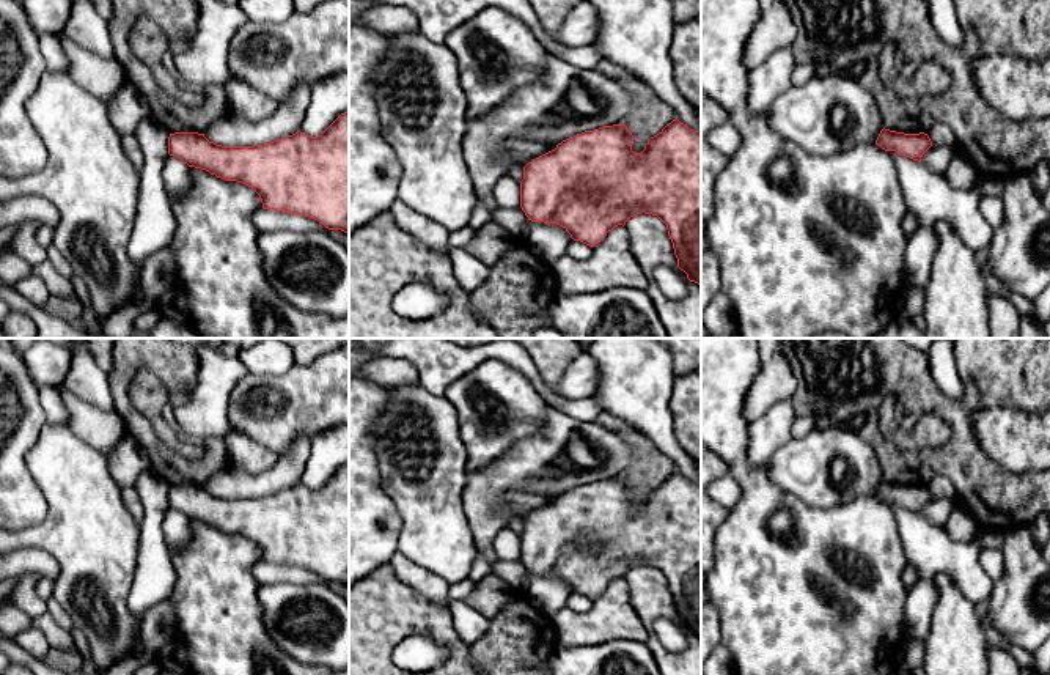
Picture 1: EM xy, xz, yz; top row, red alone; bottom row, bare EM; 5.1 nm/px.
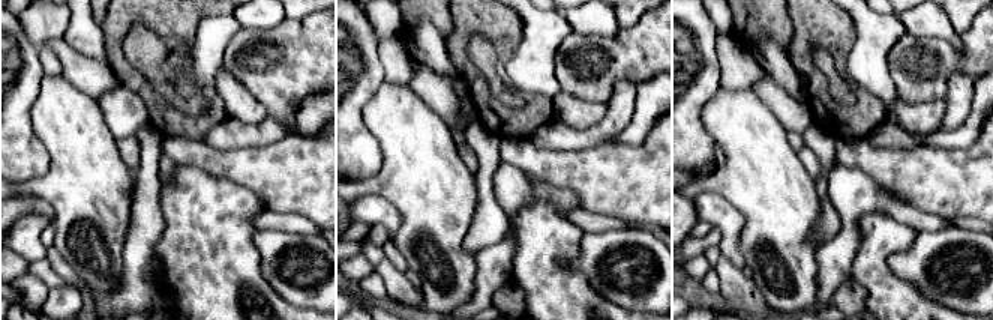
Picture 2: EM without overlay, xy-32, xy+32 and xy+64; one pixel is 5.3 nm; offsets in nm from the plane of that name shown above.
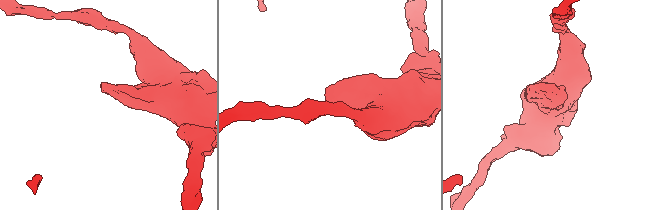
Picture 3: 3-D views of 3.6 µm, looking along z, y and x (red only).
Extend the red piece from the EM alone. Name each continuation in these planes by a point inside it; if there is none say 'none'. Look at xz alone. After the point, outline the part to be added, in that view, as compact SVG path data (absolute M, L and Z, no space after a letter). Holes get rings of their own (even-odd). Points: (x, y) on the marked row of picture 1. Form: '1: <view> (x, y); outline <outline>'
none

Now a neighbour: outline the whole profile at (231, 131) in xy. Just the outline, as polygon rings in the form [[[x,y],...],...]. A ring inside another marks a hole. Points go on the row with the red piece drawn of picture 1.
[[[300,85],[289,101],[280,104],[278,110],[262,121],[247,121],[240,116],[226,115],[204,132],[209,142],[222,146],[253,146],[296,134],[311,102],[311,87]]]

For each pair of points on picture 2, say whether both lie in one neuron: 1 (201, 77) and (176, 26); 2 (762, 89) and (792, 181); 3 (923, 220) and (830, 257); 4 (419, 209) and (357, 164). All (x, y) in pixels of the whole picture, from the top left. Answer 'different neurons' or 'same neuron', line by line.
1: different neurons
2: different neurons
3: same neuron
4: different neurons

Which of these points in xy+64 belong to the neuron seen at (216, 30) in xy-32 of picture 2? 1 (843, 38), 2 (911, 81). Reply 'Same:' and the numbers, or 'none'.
Same: none

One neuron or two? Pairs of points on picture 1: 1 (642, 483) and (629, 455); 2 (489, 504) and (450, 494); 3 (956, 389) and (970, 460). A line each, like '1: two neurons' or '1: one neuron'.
1: two neurons
2: two neurons
3: two neurons

